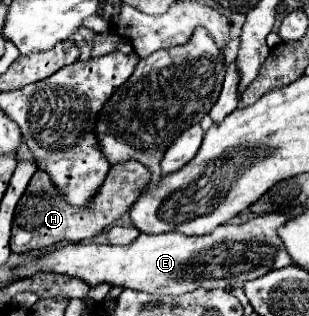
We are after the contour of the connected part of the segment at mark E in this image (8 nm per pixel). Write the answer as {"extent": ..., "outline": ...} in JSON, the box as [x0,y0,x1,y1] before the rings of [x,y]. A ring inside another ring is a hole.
{"extent":[16,214,290,294],"outline":[[[260,214],[244,224],[222,224],[204,236],[180,236],[178,232],[144,236],[128,246],[112,244],[66,244],[38,256],[26,266],[16,266],[18,278],[30,278],[38,272],[54,272],[80,278],[90,288],[110,284],[132,288],[148,294],[186,294],[196,288],[238,288],[248,280],[256,280],[274,268],[290,266],[284,244],[276,236],[276,228],[288,218],[282,214]]]}

